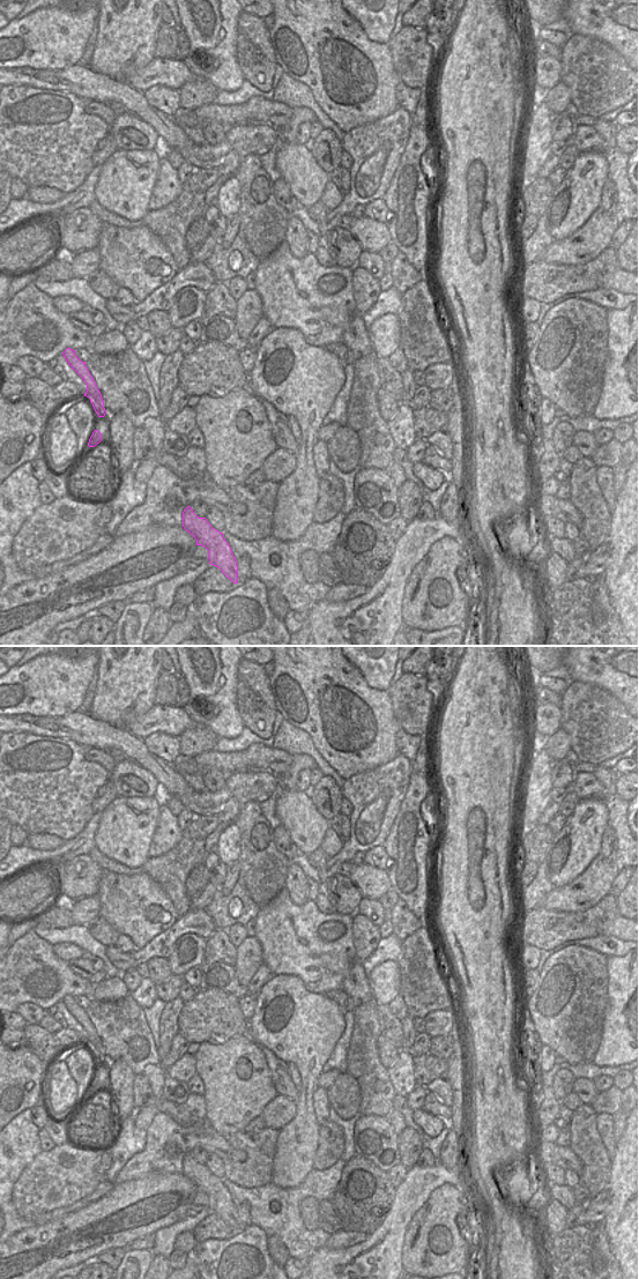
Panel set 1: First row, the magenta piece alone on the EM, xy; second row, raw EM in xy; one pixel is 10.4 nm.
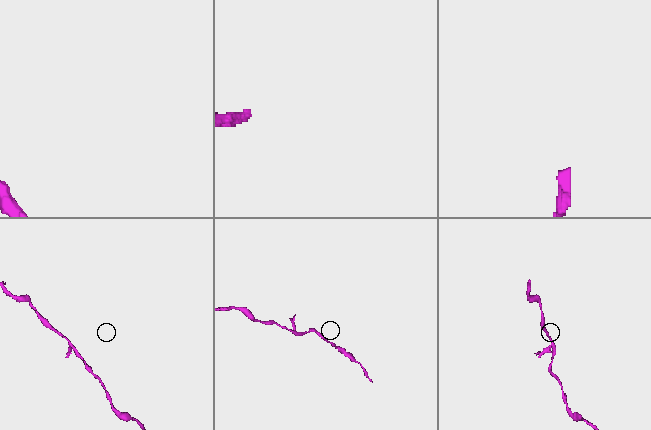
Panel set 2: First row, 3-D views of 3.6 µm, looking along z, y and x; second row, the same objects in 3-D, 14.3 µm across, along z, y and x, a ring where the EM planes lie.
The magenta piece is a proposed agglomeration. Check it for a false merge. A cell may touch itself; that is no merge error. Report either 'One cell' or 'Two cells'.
Two cells

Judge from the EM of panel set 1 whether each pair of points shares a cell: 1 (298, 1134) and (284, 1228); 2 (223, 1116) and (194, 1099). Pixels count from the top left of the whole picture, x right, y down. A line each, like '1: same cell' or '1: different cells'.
1: different cells
2: different cells

